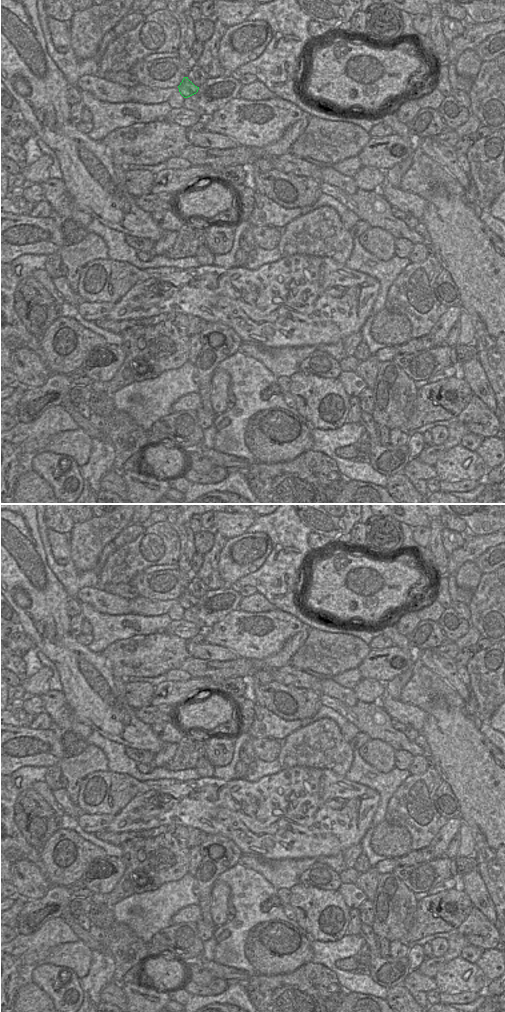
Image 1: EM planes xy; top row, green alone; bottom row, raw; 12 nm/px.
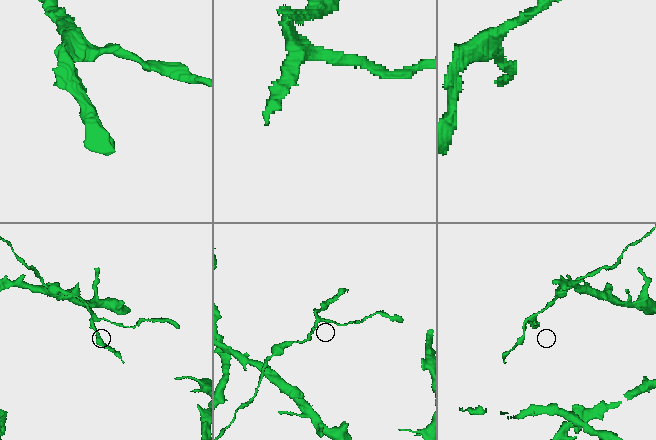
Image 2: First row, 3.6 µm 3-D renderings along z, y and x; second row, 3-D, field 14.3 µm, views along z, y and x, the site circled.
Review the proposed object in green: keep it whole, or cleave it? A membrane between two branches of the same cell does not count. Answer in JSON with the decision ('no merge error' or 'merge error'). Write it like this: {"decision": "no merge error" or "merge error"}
{"decision": "no merge error"}

